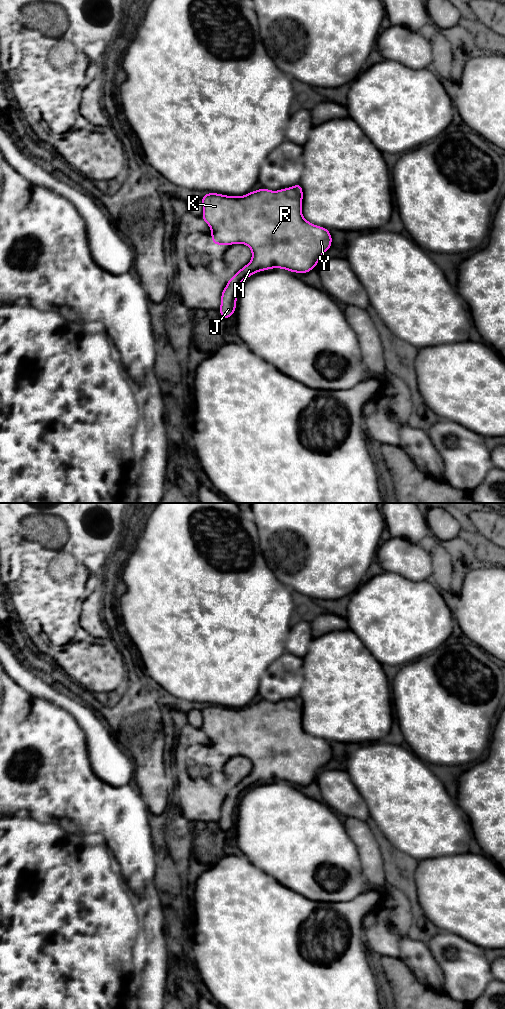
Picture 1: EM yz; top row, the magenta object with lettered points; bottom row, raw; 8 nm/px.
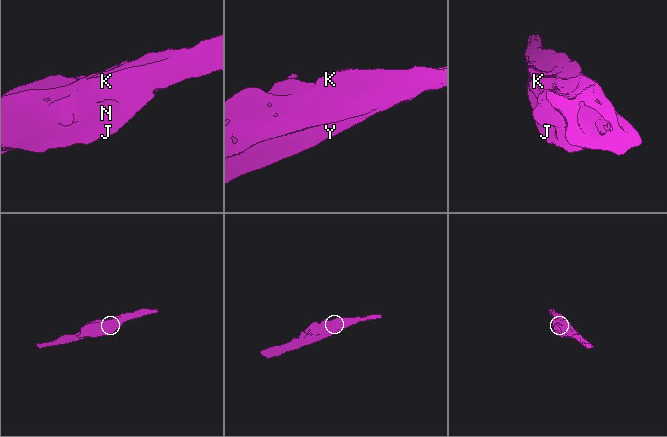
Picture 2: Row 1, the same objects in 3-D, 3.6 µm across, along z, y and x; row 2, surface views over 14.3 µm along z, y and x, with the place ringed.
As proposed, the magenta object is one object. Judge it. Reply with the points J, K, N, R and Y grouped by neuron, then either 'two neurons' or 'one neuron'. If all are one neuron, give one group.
J K N R Y; one neuron

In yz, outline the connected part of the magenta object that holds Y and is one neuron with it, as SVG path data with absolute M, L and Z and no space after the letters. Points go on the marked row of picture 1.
M301 183L278 191L264 187L244 196L227 196L206 193L201 197L201 218L211 229L211 240L215 245L245 244L252 251L251 261L242 267L227 282L221 293L219 313L229 319L236 311L238 290L242 282L253 274L273 268L294 273L308 273L317 267L318 261L332 245L332 235L324 227L308 222L302 216L303 189Z

